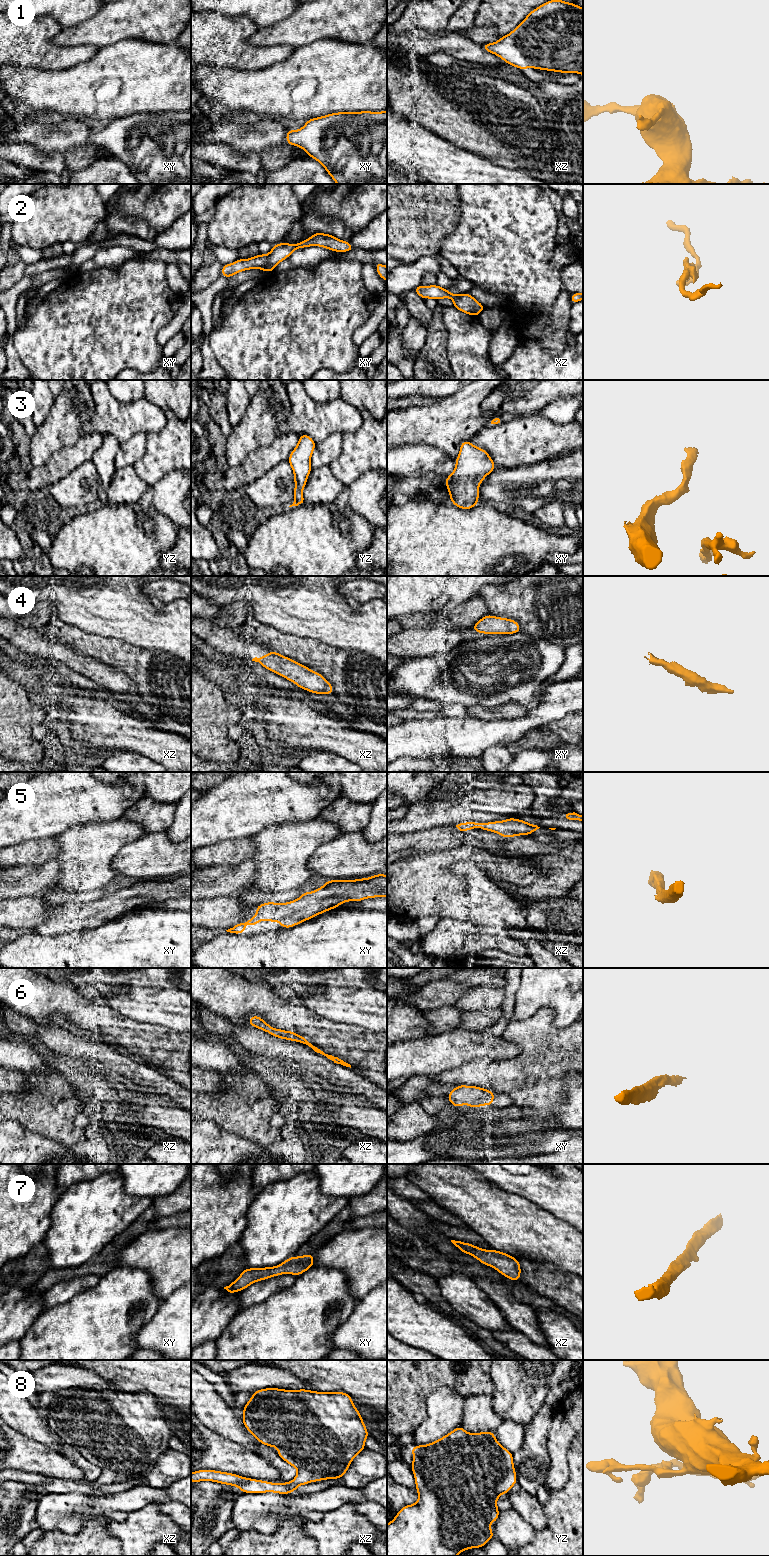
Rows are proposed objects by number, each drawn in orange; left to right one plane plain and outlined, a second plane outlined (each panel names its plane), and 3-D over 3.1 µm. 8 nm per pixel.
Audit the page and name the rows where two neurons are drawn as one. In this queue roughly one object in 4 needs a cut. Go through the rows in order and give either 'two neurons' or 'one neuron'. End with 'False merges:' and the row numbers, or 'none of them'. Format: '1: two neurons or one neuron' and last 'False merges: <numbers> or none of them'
1: one neuron
2: two neurons
3: one neuron
4: one neuron
5: one neuron
6: one neuron
7: one neuron
8: one neuron
False merges: 2

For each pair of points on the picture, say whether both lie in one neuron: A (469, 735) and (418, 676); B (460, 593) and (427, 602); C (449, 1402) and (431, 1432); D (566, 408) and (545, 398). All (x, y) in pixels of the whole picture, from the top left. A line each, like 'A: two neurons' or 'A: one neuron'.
A: two neurons
B: one neuron
C: one neuron
D: two neurons

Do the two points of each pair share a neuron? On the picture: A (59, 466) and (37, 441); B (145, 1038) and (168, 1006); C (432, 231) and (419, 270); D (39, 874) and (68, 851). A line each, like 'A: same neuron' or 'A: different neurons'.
A: different neurons
B: different neurons
C: different neurons
D: different neurons

